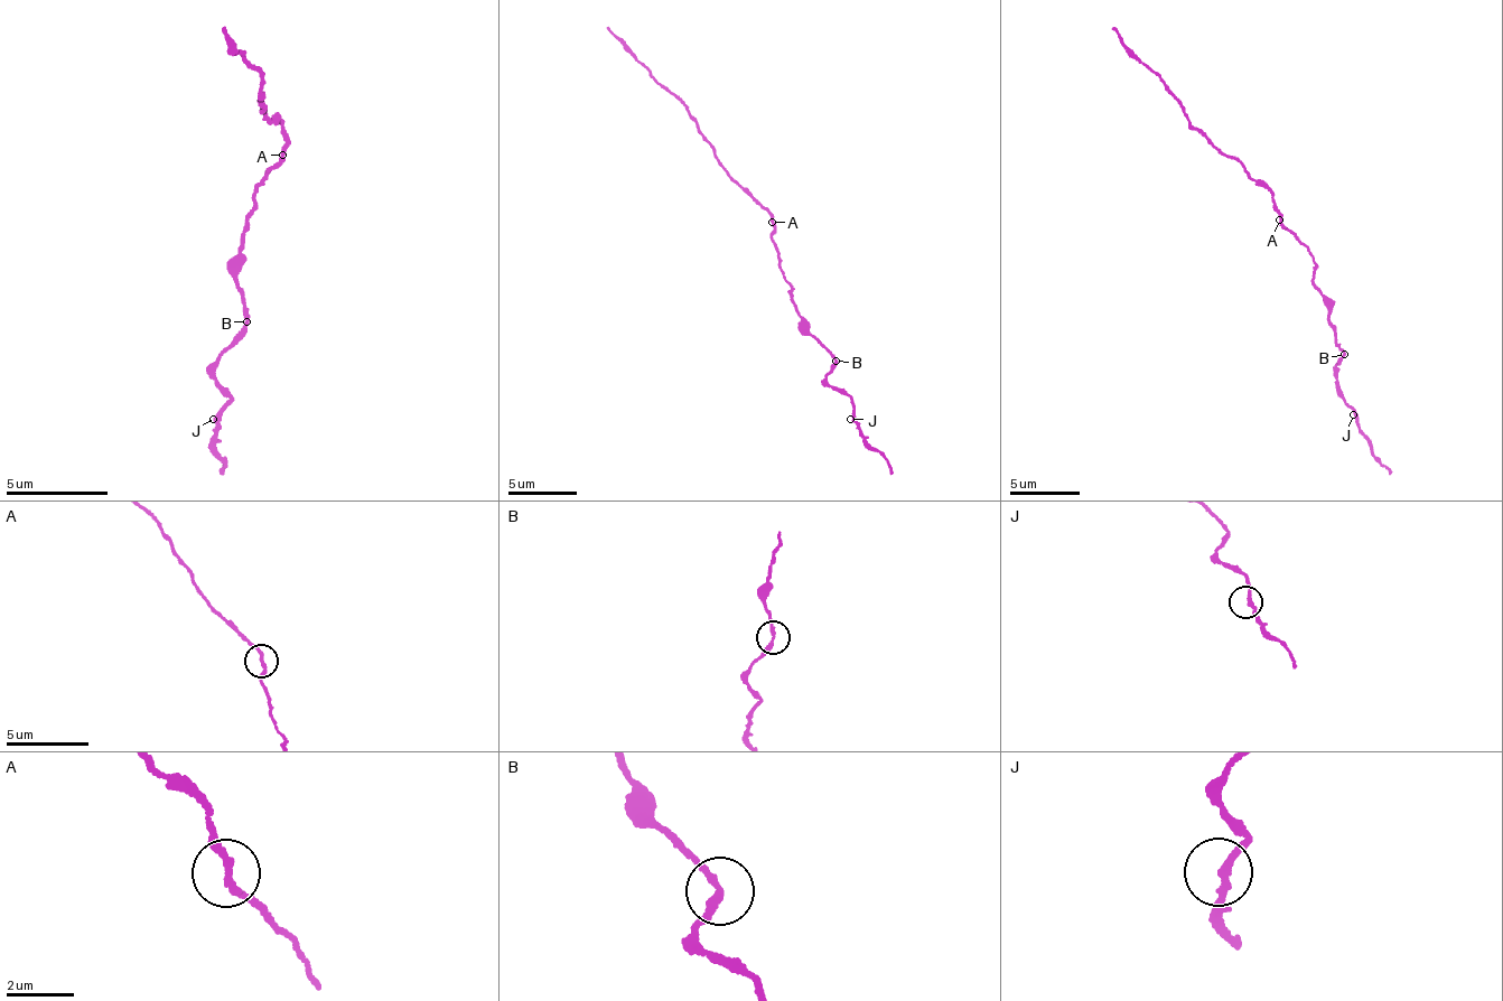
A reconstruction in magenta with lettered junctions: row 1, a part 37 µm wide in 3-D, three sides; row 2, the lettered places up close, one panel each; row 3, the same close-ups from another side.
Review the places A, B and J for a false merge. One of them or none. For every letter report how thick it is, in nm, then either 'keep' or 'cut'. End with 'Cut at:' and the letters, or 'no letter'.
A: calibre 190 nm; keep
B: calibre 190 nm; keep
J: calibre 190 nm; keep
Cut at: no letter

